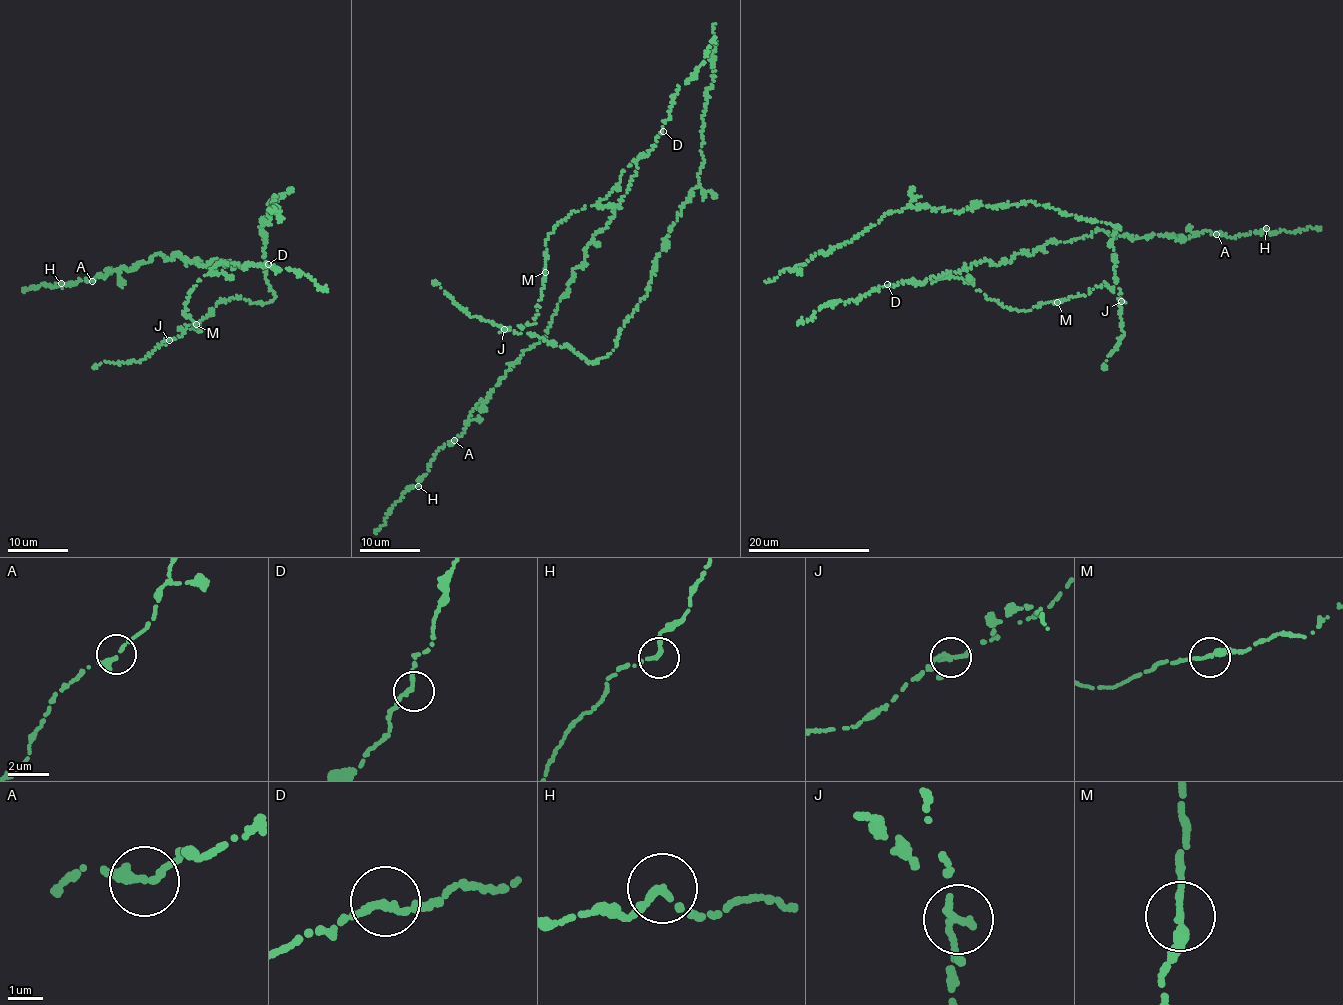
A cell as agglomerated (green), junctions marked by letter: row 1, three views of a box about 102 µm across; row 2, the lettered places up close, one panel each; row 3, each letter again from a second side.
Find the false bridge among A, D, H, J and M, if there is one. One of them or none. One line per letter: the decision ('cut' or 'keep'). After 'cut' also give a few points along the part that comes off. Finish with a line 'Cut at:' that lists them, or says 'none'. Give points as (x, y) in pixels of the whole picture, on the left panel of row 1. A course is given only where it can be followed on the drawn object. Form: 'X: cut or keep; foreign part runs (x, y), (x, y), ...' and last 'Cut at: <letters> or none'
A: keep
D: keep
H: keep
J: cut; foreign part runs (168, 340), (194, 328), (218, 303), (276, 296), (262, 235), (274, 196), (273, 209), (280, 212), (269, 210)
M: keep
Cut at: J

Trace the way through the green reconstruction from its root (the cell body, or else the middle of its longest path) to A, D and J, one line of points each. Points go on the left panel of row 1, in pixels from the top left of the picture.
A: (186, 307), (210, 269), (245, 267), (214, 259), (199, 267), (159, 253), (92, 281)
D: (186, 307), (197, 281), (219, 263), (237, 263), (243, 268), (268, 264)
J: (186, 307), (184, 315), (194, 321), (200, 332), (191, 325), (183, 330), (184, 334), (168, 340)

